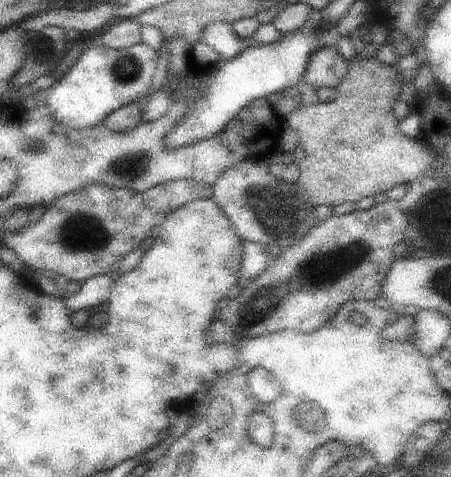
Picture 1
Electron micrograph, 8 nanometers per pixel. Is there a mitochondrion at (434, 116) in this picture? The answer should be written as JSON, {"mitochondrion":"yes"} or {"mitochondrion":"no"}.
{"mitochondrion":"no"}

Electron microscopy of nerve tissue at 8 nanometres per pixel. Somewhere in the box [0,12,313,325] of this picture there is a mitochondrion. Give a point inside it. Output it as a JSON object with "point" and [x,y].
{"point":[81,232]}

